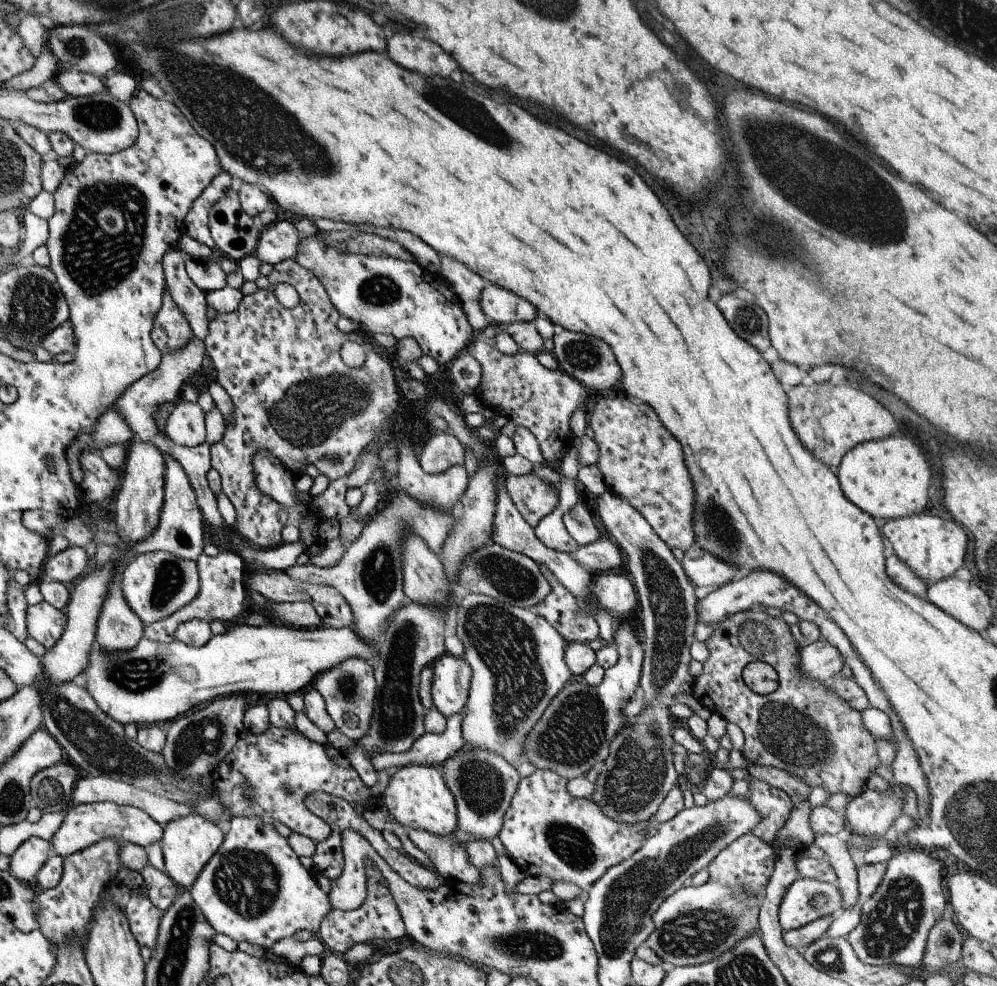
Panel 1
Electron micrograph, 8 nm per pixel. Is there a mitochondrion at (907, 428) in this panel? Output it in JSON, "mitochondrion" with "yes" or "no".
{"mitochondrion":"no"}

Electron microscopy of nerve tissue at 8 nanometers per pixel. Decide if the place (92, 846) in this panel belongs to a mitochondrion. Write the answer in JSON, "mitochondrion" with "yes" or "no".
{"mitochondrion":"no"}

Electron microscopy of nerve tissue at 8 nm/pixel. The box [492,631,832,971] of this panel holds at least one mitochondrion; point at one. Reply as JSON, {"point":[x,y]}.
{"point":[627,901]}

